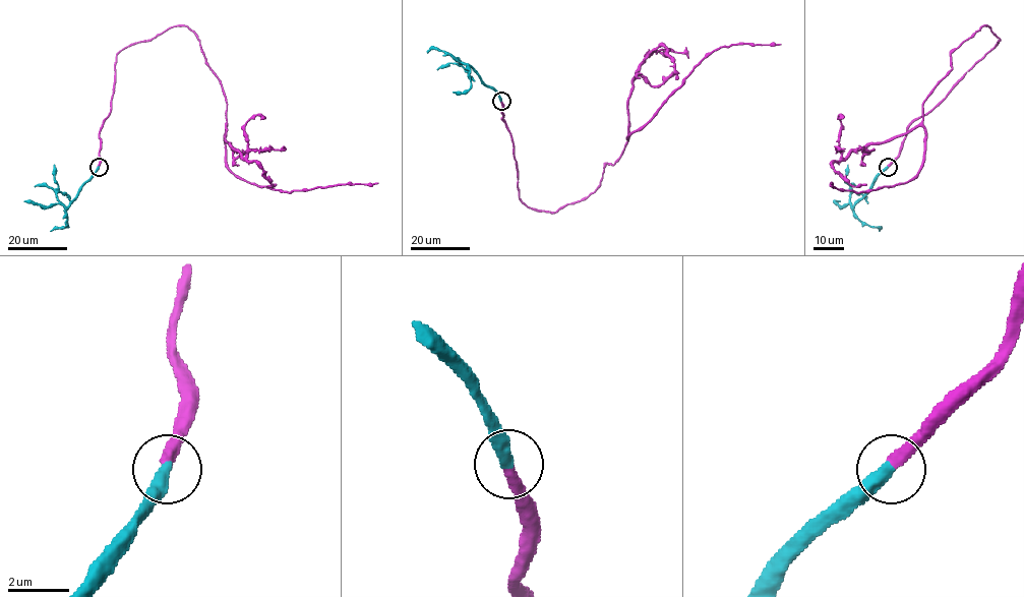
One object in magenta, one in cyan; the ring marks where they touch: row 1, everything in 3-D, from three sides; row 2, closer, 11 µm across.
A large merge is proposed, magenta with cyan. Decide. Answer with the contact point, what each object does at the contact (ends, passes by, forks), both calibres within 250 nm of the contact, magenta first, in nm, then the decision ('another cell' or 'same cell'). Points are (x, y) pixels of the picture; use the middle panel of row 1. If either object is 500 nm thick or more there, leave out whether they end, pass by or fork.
at (501, 101); magenta ends there; cyan ends there; 400 nm thick on the magenta side, 440 nm on the other; same cell

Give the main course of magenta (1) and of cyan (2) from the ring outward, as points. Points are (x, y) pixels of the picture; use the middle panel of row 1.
1: (500, 101), (519, 198), (555, 212), (589, 195), (626, 138), (713, 51), (781, 44)
2: (500, 101), (470, 66), (471, 86), (462, 93), (453, 92)

